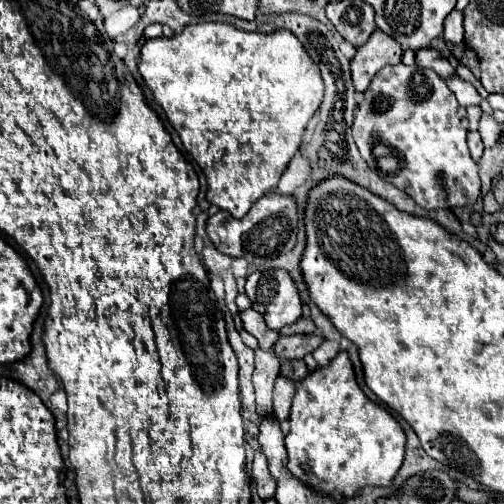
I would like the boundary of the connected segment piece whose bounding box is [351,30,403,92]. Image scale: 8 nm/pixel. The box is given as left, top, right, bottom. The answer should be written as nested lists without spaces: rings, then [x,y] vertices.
[[[375,30],[351,58],[351,78],[355,90],[365,92],[377,70],[381,70],[385,64],[399,64],[401,54],[403,50],[393,38],[389,38],[381,30]]]

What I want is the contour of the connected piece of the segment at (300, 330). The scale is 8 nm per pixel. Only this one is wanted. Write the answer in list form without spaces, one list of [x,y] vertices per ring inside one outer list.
[[[299,318],[295,324],[285,326],[279,334],[291,336],[291,334],[315,334],[315,332],[317,332],[317,328],[315,328],[315,324],[313,324],[311,318]]]

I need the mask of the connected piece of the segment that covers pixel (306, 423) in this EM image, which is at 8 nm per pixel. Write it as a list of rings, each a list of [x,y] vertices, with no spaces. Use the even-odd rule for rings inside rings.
[[[339,352],[327,366],[307,374],[293,396],[291,430],[285,436],[285,448],[289,456],[289,472],[297,476],[305,486],[323,494],[341,494],[345,498],[355,496],[365,486],[391,486],[397,470],[401,468],[405,454],[405,434],[399,422],[383,408],[373,404],[355,382],[353,366],[345,352]]]

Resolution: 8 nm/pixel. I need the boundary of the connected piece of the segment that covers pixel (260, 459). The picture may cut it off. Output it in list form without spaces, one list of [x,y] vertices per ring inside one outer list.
[[[261,450],[253,452],[253,480],[257,484],[257,494],[261,496],[261,500],[275,496],[275,480],[267,470],[267,458]]]

